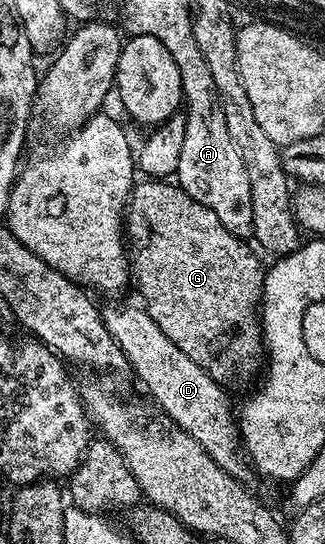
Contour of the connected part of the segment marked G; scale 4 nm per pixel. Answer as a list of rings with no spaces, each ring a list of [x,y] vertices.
[[[145,180],[142,184],[141,181],[134,183],[129,203],[125,205],[123,227],[131,265],[131,276],[135,284],[141,287],[142,301],[140,300],[140,303],[143,305],[145,313],[159,326],[159,330],[163,330],[163,334],[167,334],[167,338],[171,338],[171,342],[175,342],[175,346],[179,346],[179,350],[183,350],[183,354],[187,354],[187,358],[191,358],[191,362],[199,362],[199,366],[203,366],[203,370],[207,370],[207,374],[211,374],[211,378],[215,378],[222,386],[229,386],[232,380],[249,380],[257,371],[260,373],[263,361],[267,356],[259,315],[261,291],[265,288],[266,269],[263,264],[261,268],[261,260],[248,248],[249,244],[244,239],[231,234],[231,231],[223,226],[223,223],[207,206],[200,205],[194,198],[189,197],[176,183],[164,184],[161,180]]]

